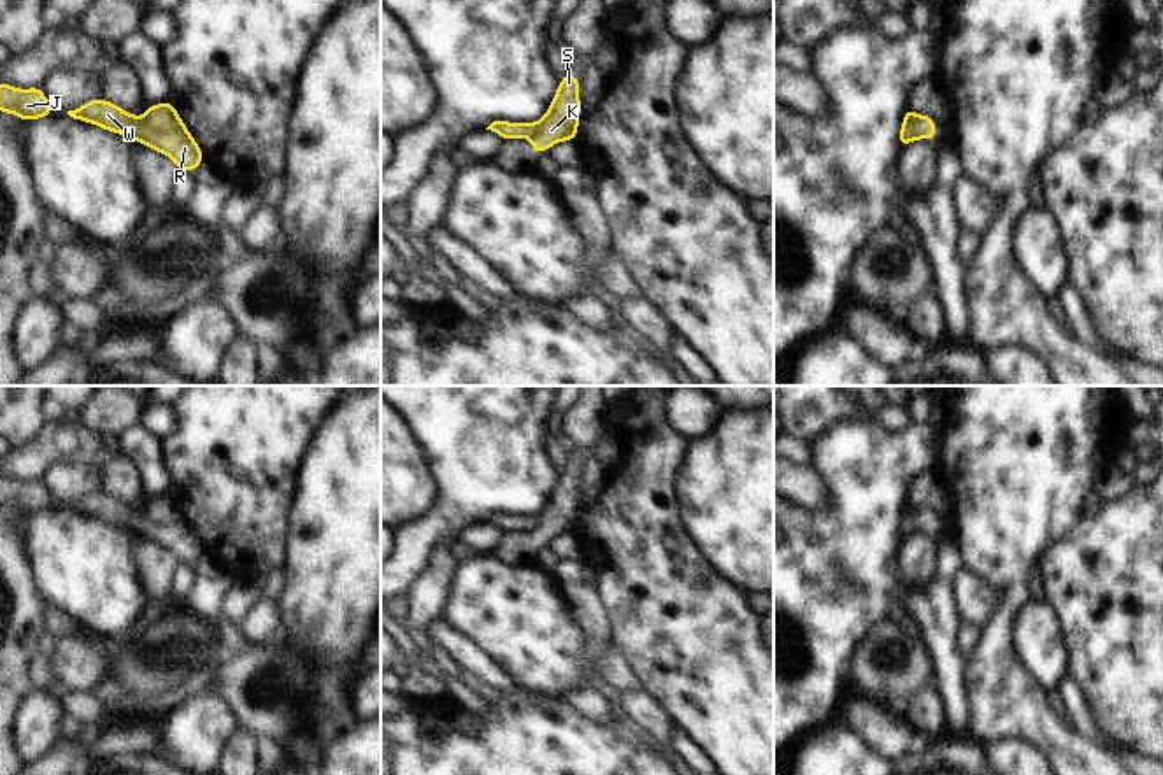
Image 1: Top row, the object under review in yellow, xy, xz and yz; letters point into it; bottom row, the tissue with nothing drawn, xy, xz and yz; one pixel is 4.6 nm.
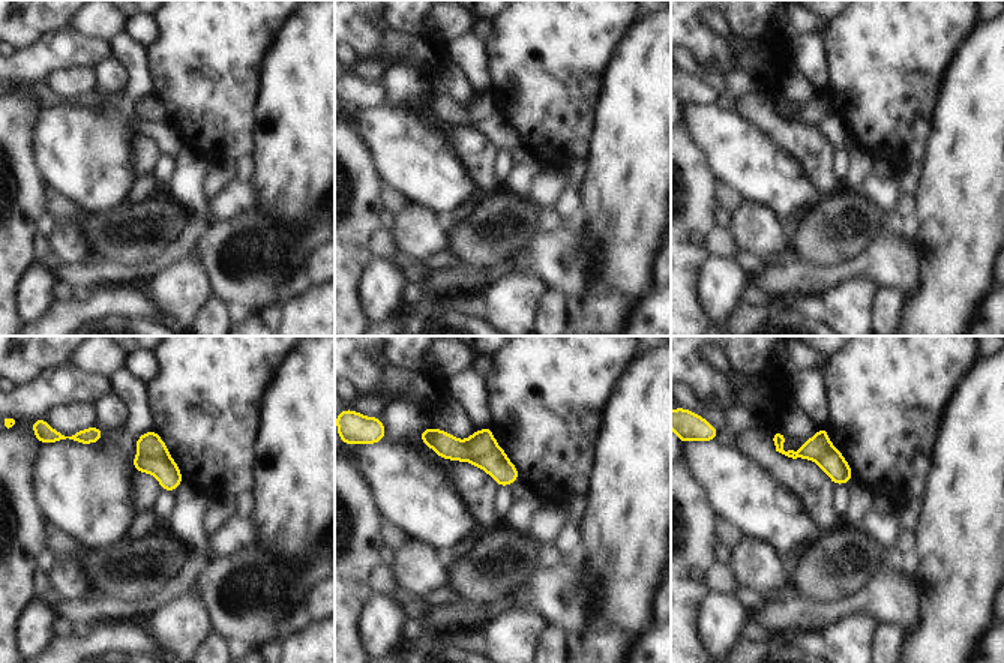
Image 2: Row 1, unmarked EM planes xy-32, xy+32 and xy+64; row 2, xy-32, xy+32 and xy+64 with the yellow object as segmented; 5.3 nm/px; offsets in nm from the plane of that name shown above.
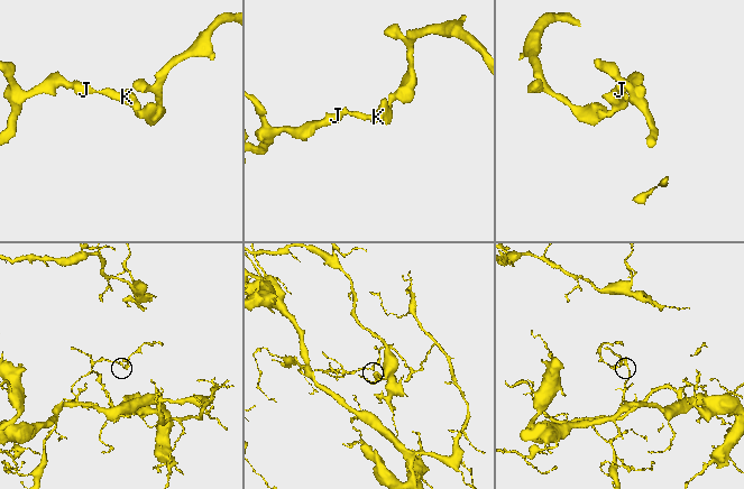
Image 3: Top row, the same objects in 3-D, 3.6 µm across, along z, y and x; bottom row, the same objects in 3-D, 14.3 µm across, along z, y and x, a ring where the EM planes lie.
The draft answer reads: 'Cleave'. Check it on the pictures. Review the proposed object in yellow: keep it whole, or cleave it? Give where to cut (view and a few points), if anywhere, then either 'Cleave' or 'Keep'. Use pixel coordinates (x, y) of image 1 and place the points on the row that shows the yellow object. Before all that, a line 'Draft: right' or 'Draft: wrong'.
Draft: wrong
No split. Keep.

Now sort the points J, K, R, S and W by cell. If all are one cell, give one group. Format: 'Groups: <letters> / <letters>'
Groups: J K R S W.

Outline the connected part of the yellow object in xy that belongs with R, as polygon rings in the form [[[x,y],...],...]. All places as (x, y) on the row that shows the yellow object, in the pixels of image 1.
[[[103,98],[86,102],[67,114],[167,154],[179,170],[193,172],[203,161],[200,146],[168,100],[147,107],[140,119]]]

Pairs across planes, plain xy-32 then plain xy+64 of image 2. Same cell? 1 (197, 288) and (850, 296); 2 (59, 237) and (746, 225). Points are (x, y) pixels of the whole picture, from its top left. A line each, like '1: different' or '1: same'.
1: same
2: same

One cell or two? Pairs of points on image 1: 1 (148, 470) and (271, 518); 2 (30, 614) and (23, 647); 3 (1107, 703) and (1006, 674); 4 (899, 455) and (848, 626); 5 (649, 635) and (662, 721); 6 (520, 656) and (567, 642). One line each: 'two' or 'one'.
1: two
2: one
3: two
4: one
5: two
6: one

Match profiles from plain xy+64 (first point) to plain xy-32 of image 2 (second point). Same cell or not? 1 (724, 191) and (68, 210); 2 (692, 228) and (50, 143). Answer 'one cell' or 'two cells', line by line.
1: one cell
2: two cells

